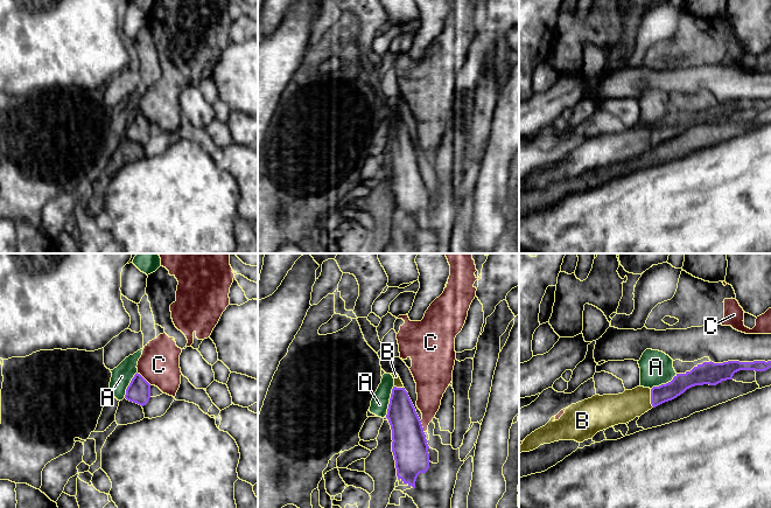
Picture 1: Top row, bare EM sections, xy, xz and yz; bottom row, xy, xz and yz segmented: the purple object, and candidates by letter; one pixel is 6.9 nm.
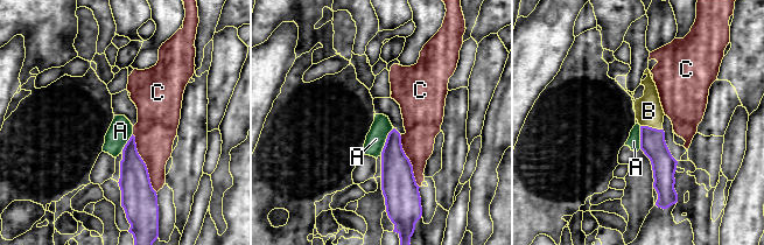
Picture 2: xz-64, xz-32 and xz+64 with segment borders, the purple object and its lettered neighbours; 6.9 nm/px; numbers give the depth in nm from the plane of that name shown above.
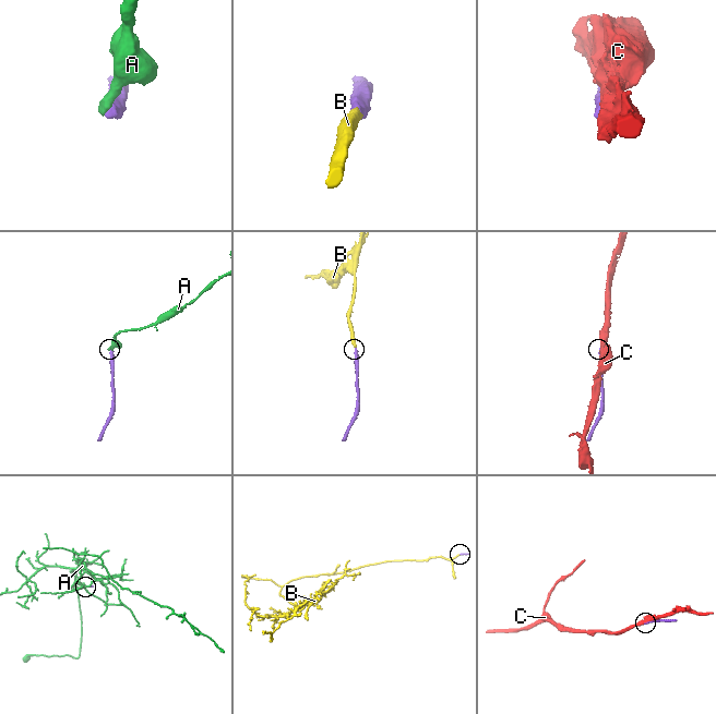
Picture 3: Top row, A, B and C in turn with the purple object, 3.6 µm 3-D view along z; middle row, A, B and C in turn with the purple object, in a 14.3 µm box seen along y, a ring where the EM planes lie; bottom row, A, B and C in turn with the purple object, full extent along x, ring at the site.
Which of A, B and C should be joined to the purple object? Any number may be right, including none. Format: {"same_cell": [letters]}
{"same_cell": ["B"]}

